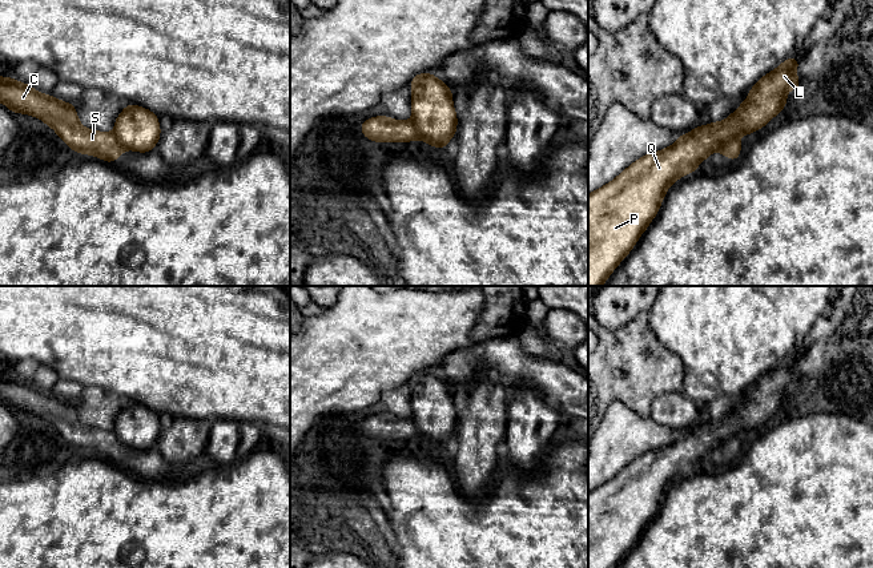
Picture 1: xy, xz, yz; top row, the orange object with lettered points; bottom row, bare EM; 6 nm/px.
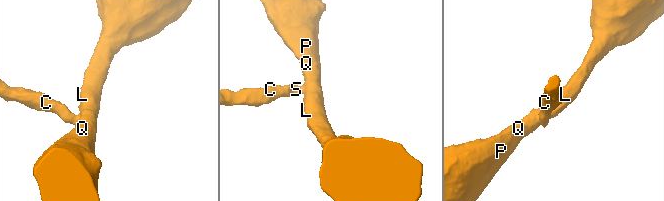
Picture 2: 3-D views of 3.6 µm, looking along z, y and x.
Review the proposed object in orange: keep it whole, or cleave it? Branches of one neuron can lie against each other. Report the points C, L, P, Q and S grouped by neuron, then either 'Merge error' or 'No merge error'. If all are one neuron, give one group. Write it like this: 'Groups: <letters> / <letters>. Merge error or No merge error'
Groups: C S / L P Q. Merge error

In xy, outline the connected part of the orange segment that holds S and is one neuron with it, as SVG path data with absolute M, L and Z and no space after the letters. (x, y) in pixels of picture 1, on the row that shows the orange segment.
M0 77L0 104L7 104L12 113L25 113L43 120L76 153L92 154L113 164L126 149L113 133L84 128L73 104L41 94L13 77Z

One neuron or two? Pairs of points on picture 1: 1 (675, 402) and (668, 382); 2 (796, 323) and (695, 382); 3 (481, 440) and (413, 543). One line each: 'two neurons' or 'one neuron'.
1: two neurons
2: one neuron
3: two neurons

